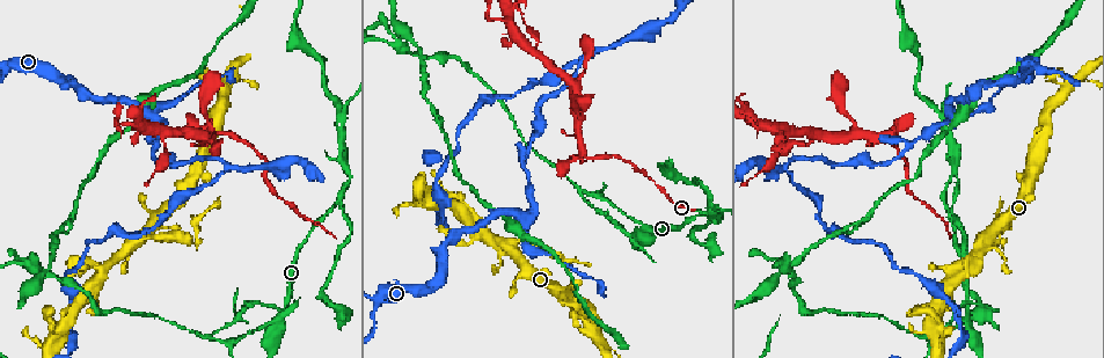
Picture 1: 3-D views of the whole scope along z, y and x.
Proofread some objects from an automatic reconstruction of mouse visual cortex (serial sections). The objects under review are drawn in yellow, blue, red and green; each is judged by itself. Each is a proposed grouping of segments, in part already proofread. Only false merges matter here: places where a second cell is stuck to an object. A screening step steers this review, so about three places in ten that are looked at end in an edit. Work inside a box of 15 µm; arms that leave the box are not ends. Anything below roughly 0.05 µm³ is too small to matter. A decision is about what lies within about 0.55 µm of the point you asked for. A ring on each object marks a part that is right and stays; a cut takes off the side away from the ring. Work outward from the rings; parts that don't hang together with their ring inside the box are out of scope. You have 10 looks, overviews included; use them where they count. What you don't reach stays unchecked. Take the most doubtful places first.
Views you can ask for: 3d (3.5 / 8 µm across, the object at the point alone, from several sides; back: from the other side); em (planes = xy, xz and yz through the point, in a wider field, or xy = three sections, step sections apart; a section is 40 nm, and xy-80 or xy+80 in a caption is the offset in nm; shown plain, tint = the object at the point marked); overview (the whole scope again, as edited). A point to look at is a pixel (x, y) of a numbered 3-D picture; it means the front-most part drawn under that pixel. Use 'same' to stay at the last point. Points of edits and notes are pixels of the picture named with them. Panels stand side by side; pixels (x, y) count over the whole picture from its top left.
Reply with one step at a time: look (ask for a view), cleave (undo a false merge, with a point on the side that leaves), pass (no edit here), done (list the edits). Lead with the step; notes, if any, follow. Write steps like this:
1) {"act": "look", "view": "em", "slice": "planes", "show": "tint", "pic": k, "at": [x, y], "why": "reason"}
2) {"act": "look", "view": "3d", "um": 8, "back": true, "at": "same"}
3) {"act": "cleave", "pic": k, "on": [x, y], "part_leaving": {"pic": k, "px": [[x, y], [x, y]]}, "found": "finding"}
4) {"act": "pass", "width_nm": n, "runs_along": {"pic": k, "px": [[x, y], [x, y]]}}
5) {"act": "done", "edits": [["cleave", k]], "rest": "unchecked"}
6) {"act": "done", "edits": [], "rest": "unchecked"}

{"act": "look", "view": "3d", "um": 3.5, "pic": 1, "at": [225, 168], "why": "three-way junction"}

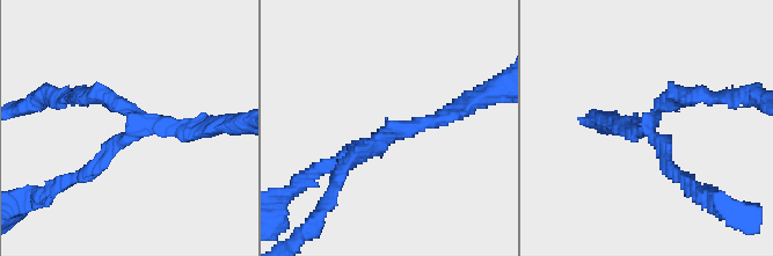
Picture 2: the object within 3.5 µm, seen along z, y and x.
{"act": "look", "view": "em", "slice": "xy", "step": 1, "show": "tint", "pic": 2, "at": [395, 129], "arms": 3, "arm_widths_nm": [150, 200, 200], "why": "now the EM"}

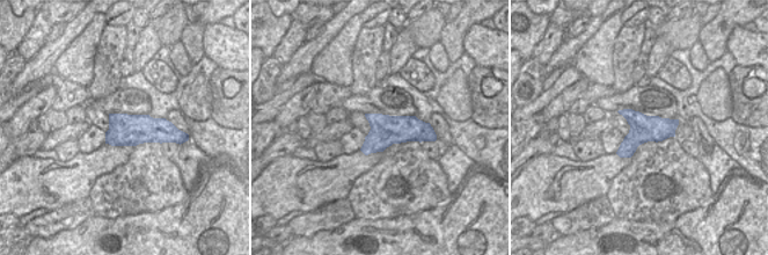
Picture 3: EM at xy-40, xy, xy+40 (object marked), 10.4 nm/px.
{"act": "look", "view": "em", "slice": "planes", "show": "tint", "at": "same"}

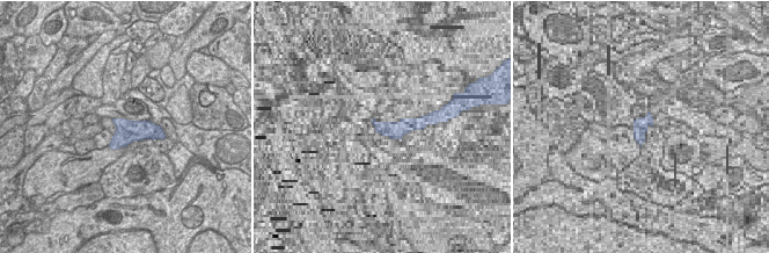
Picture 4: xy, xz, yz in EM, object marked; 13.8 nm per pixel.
{"act": "pass", "runs_along": {"pic": 2, "px": [[693, 96], [649, 118], [676, 172]]}, "found": "continuous, no second cell"}

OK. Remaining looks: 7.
{"act": "look", "view": "3d", "um": 8, "pic": 1, "at": [507, 246]}

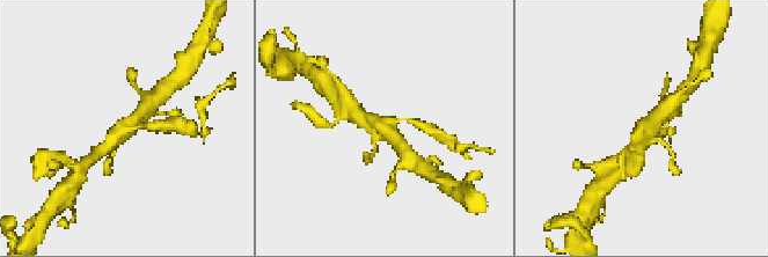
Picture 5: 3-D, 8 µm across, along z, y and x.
{"act": "look", "view": "em", "slice": "xy", "step": 5, "show": "tint", "pic": 5, "at": [645, 128], "why": "shape alone is not enough"}

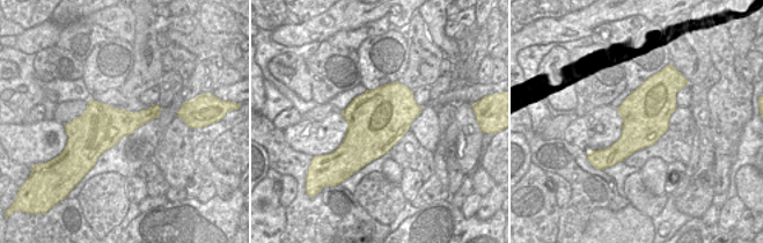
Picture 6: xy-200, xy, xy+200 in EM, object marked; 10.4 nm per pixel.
{"act": "pass", "found": "one cell here"}

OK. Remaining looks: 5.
{"act": "look", "view": "em", "slice": "planes", "show": "tint", "pic": 1, "at": [966, 320]}

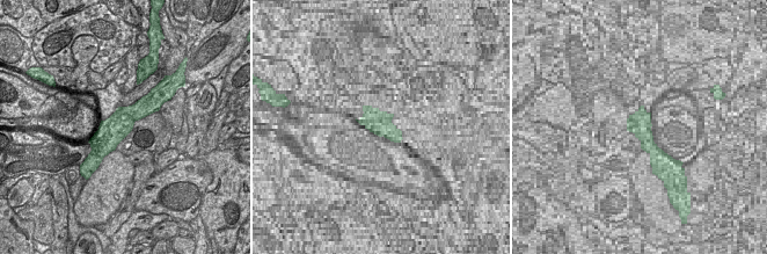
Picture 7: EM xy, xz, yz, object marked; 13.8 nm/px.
{"act": "look", "view": "3d", "um": 3.5, "at": "same", "why": "wider look"}

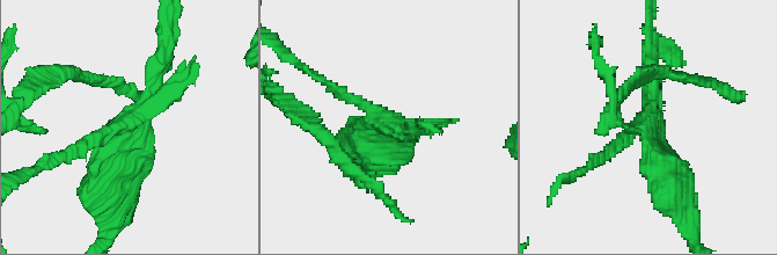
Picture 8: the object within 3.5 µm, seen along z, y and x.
{"act": "cleave", "pic": 8, "on": [79, 145], "width_nm": 380, "part_leaving": {"pic": 8, "px": [[155, 95], [134, 119], [92, 137], [70, 155]]}, "found": "a second cell is stuck on"}

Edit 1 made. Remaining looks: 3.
{"act": "look", "view": "overview"}

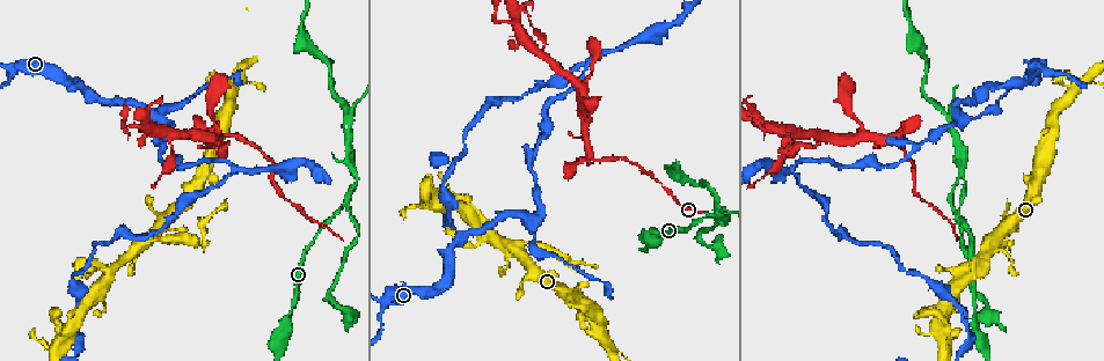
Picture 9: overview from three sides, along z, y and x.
{"act": "look", "view": "3d", "um": 3.5, "pic": 9, "at": [718, 210], "why": "three-way junction"}

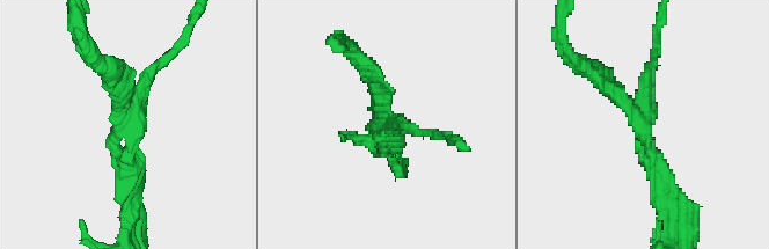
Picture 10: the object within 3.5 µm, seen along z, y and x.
{"act": "look", "view": "em", "slice": "xy", "step": 5, "show": "tint", "pic": 10, "at": [387, 120]}

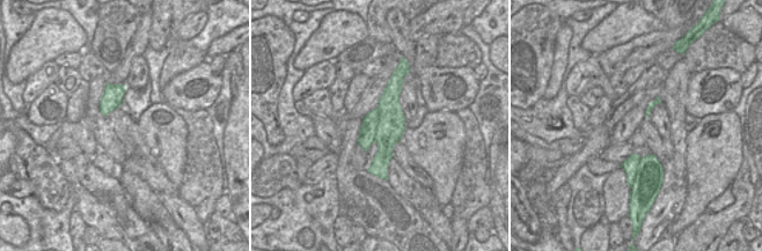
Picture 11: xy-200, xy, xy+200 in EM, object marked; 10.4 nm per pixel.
{"act": "cleave", "pic": 10, "on": [155, 67], "width_nm": 420, "part_leaving": {"pic": 10, "px": [[127, 237], [131, 134]]}, "found": "a second cell is stuck on"}

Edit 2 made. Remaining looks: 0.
{"act": "done", "edits": [["cleave", 8], ["cleave", 10]], "rest": "unchecked"}

